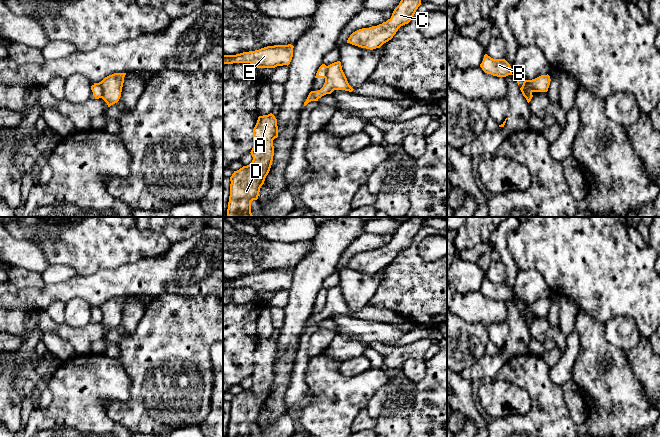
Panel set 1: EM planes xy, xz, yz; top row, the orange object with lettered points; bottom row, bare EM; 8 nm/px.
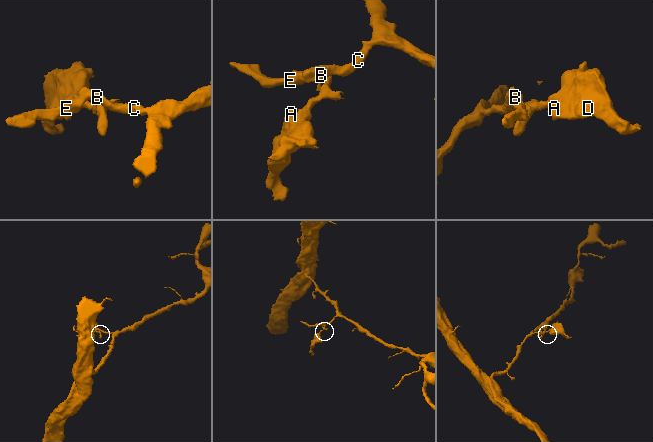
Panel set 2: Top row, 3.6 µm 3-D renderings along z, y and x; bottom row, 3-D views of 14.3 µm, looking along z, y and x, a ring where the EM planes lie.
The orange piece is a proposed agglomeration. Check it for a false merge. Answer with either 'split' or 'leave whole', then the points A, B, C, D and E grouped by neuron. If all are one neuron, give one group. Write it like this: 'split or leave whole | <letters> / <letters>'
split | A D / B C E

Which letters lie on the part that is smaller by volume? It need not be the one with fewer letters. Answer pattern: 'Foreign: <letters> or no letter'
Foreign: A, D

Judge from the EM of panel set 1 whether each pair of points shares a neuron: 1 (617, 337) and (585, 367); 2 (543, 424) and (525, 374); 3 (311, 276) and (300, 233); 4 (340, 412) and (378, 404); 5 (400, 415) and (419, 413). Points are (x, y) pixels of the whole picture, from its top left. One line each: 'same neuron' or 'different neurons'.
1: different neurons
2: same neuron
3: different neurons
4: different neurons
5: different neurons

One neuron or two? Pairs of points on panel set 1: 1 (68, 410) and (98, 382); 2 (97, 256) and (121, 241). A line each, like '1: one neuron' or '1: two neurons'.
1: one neuron
2: one neuron

